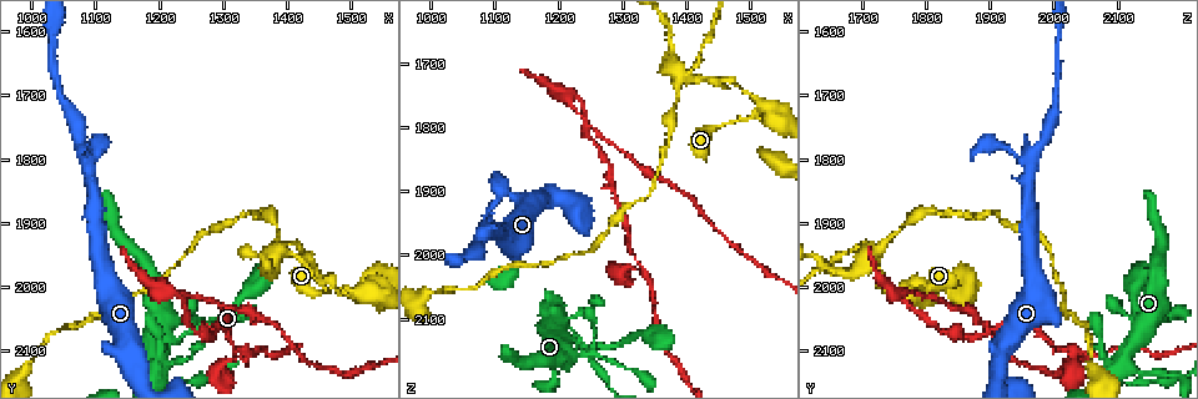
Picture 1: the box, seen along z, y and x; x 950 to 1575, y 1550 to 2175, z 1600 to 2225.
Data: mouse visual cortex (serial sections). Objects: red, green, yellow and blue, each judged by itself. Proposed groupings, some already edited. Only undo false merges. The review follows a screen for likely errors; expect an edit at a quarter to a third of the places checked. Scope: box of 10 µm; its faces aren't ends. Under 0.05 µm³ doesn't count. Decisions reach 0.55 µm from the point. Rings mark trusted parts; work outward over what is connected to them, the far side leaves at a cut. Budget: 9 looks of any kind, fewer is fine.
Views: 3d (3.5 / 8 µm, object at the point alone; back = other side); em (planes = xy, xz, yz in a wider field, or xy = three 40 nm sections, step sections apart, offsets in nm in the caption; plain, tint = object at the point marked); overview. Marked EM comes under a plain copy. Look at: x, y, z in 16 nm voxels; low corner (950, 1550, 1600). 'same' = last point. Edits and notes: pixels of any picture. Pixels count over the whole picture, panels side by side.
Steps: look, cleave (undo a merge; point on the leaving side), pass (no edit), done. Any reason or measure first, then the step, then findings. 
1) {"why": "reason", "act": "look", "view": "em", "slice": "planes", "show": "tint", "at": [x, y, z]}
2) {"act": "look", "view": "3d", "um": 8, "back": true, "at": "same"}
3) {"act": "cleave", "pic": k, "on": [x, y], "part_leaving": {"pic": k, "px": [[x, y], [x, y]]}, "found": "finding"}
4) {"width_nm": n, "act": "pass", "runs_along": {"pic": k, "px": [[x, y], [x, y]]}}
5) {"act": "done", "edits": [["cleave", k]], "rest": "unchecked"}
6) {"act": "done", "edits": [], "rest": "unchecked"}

{"act": "look", "view": "3d", "um": 3.5, "at": [1090, 1805, 1965]}

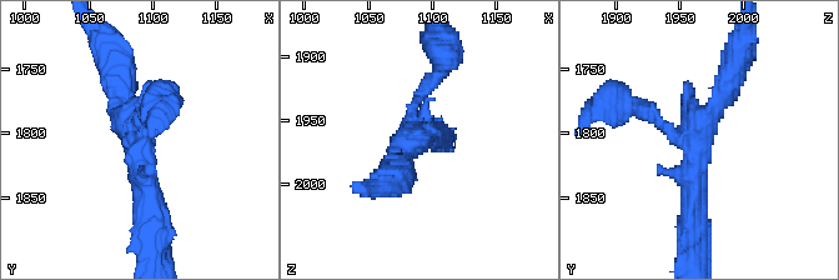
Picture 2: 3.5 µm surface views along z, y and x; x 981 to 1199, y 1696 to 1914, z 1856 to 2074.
{"why": "now the EM", "act": "look", "view": "em", "slice": "xy", "step": 3, "show": "tint", "at": [1084, 1802, 1964]}

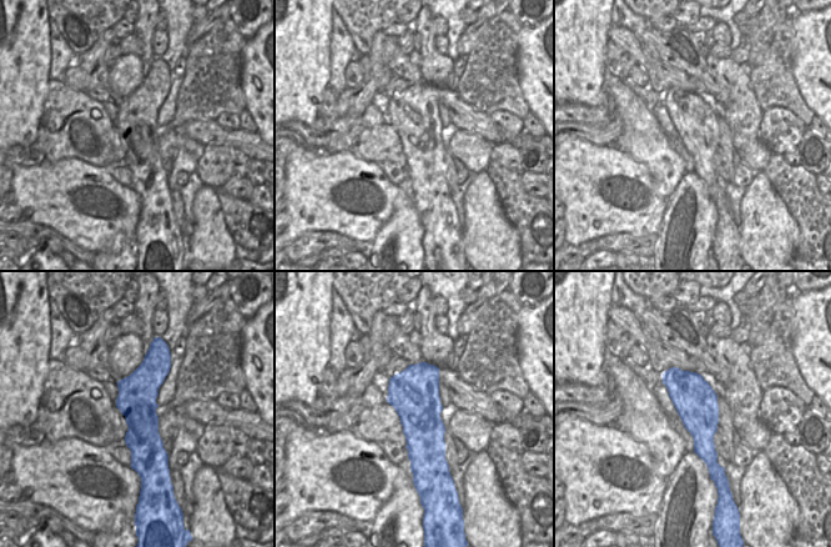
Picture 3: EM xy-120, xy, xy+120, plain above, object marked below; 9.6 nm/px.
{"act": "look", "view": "em", "slice": "xy", "step": 5, "show": "tint", "at": "same"}

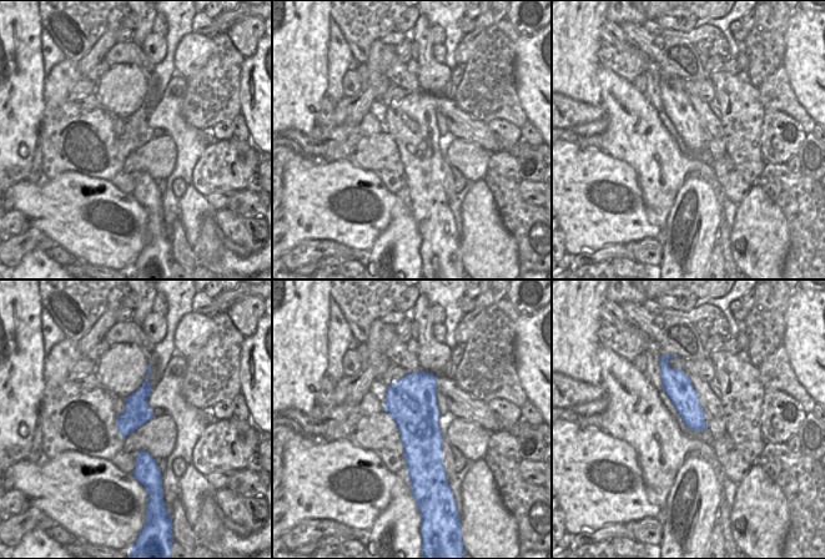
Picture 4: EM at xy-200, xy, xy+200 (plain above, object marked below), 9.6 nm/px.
{"act": "cleave", "pic": 2, "on": [426, 83], "found": "two cells meet here"}

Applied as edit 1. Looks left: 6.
{"why": "a narrow waist", "act": "look", "view": "3d", "um": 3.5, "at": [1250, 2055, 2155]}

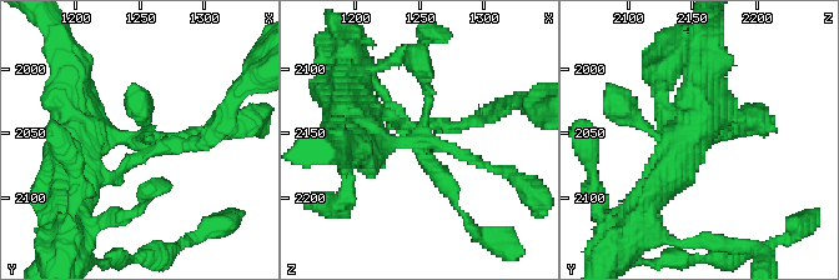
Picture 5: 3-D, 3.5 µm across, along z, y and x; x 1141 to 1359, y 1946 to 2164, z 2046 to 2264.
{"why": "need the tissue", "act": "look", "view": "em", "slice": "planes", "show": "tint", "at": [1246, 2054, 2154]}

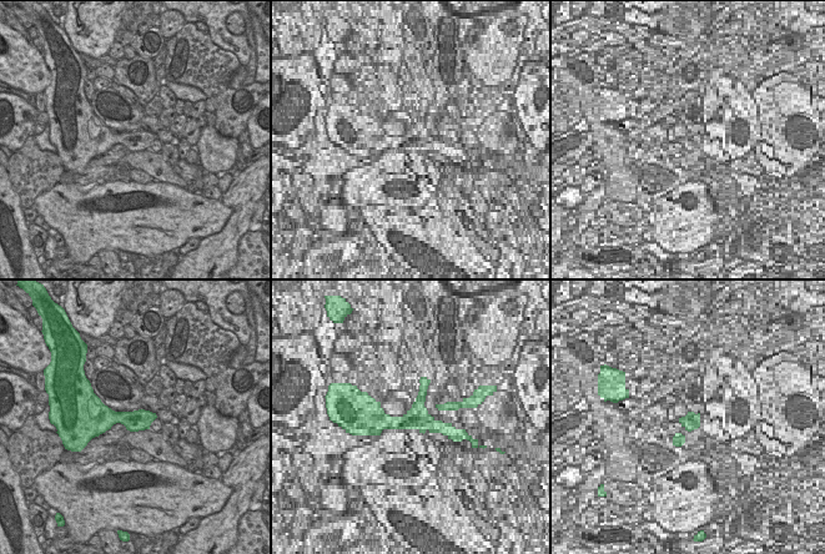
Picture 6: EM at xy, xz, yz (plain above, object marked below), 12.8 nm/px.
{"width_nm": 280, "act": "pass", "runs_along": {"pic": 5, "px": [[65, 105], [152, 151], [206, 136]]}, "found": "one cell here"}

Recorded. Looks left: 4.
{"why": "two arms in line, one across", "act": "look", "view": "3d", "um": 3.5, "back": true, "at": [1330, 2095, 2020]}

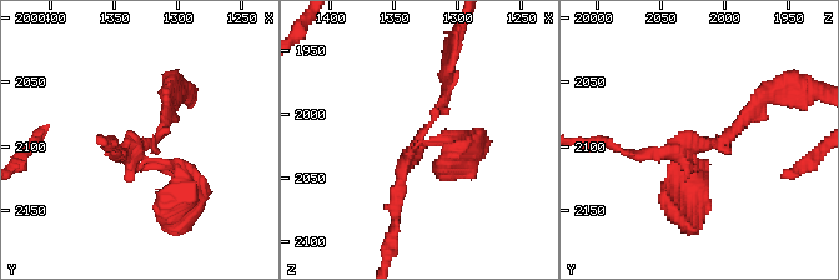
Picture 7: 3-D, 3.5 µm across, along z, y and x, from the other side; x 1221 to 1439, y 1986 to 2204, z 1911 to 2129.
{"arms": 3, "arm_widths_nm": [100, 200, 250], "why": "need the tissue", "act": "look", "view": "em", "slice": "xy", "step": 2, "show": "tint", "at": [1330, 2102, 2020]}

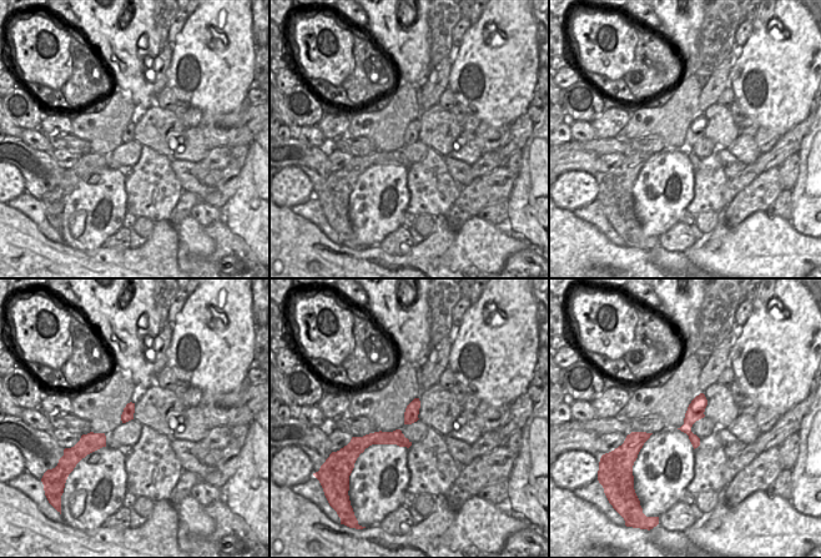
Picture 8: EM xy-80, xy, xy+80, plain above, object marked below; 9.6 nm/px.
{"act": "pass", "runs_along": {"pic": 7, "px": [[758, 104], [729, 135], [697, 146], [691, 193]]}, "found": "continuous, no second cell"}

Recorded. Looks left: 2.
{"why": "narrows sharply", "act": "look", "view": "3d", "um": 3.5, "at": [1505, 2010, 1785]}

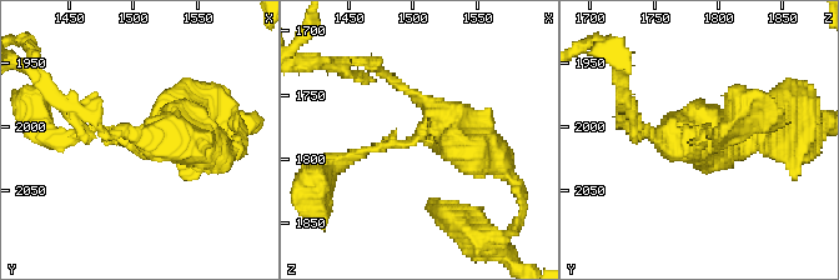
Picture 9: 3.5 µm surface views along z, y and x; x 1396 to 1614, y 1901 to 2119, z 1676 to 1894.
{"arms": 3, "arm_widths_nm": [100, 150, 400], "act": "look", "view": "em", "slice": "xy", "step": 1, "show": "tint", "at": [1504, 2010, 1784]}

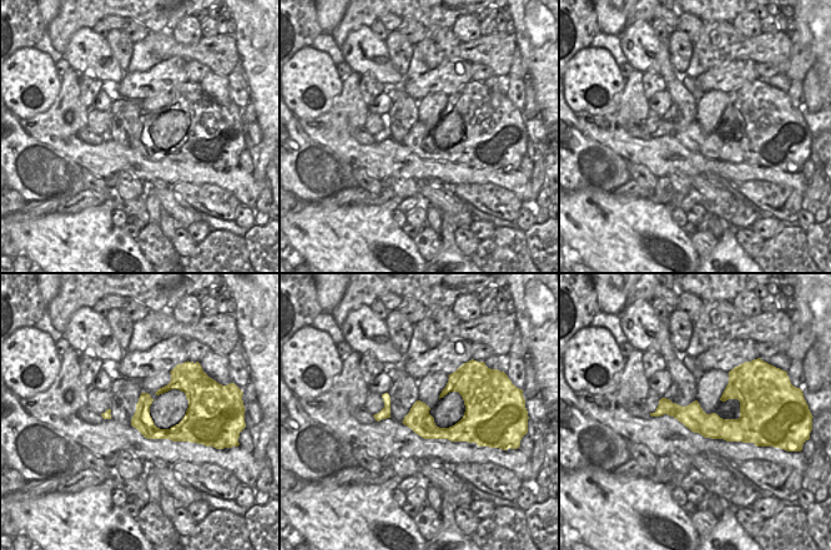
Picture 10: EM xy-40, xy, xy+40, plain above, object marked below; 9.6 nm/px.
{"act": "pass", "runs_along": {"pic": 9, "px": [[345, 160], [421, 135], [432, 106], [395, 84]]}, "found": "one cell here"}

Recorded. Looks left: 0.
{"act": "done", "edits": [["cleave", 2]], "rest": "unchecked"}

